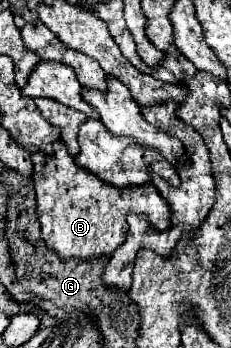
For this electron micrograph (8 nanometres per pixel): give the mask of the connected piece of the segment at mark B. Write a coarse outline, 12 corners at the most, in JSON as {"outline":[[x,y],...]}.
{"outline":[[62,140],[32,164],[42,236],[60,258],[112,254],[128,212],[158,230],[154,186],[114,190]]}

